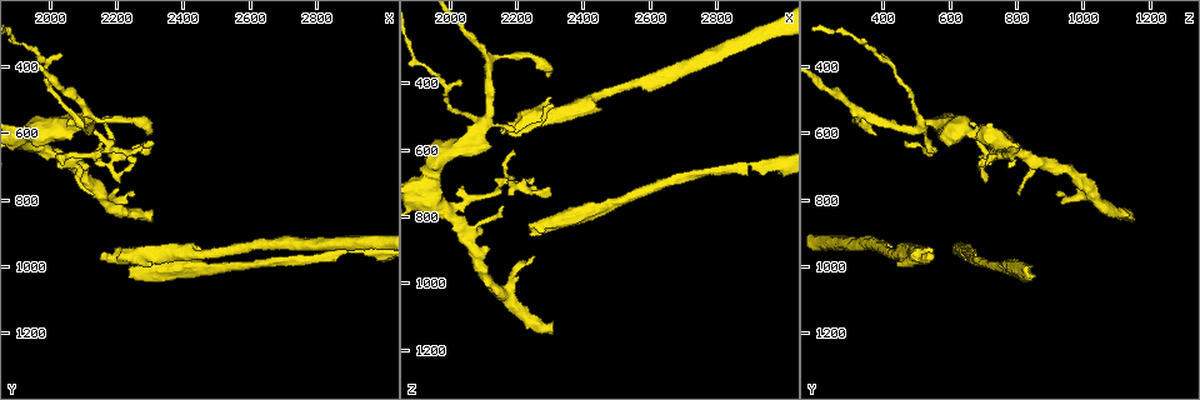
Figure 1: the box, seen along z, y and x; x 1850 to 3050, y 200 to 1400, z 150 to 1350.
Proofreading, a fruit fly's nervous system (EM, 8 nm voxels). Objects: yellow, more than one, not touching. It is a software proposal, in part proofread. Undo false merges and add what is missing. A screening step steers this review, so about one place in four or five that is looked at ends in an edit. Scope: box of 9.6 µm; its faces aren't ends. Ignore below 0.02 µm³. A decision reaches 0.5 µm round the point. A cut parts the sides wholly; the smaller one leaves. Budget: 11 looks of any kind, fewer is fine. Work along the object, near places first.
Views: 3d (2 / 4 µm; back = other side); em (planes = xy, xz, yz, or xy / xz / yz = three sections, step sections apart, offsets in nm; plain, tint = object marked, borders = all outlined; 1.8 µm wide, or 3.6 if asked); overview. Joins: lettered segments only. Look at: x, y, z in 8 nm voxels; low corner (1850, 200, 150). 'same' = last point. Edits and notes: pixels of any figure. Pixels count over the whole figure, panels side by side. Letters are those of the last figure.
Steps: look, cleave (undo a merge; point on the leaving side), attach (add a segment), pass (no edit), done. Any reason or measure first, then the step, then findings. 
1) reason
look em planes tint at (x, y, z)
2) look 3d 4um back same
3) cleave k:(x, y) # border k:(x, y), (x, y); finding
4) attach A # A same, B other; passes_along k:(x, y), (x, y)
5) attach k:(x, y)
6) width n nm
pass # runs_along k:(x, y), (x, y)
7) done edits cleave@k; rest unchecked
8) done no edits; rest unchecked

four arms meet
look 3d 2um at (2070, 560, 560)

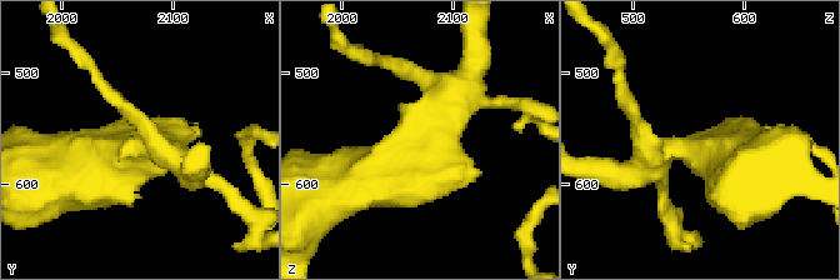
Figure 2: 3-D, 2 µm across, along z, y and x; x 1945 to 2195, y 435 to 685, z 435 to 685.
look em planes tint at (2070, 570, 560)

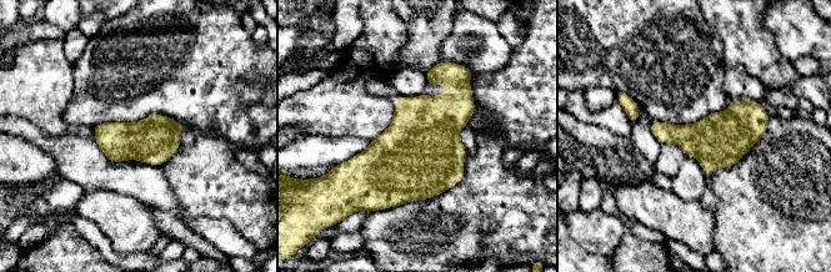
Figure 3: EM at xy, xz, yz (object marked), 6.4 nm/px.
look em planes borders same

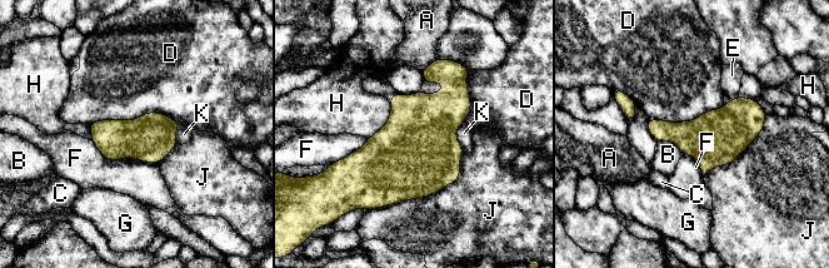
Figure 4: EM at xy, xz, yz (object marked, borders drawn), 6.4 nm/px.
longest_contact J 700 nm
pass # A other, B other, C other, D other, E other, F other, G other, H other, J other, K other; border 4:(88, 123), (163, 113), (180, 124); one neuron here

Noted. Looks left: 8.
end of a long branch
look 3d 2um at (2160, 980, 540)

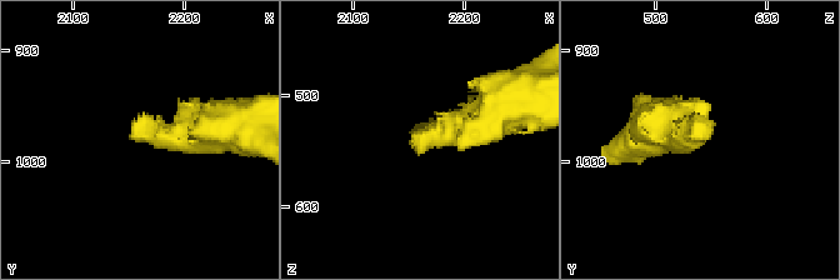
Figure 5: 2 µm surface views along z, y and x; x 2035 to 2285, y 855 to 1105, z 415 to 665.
need the tissue
look em xz step 16 tint at (2152, 978, 544)

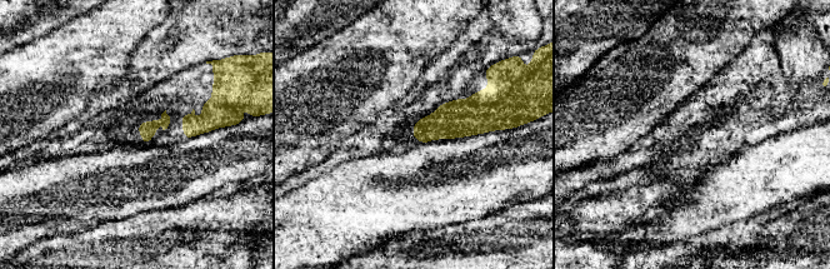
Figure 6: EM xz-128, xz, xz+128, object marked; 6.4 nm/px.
see the neighbours
look em xz step 16 borders same

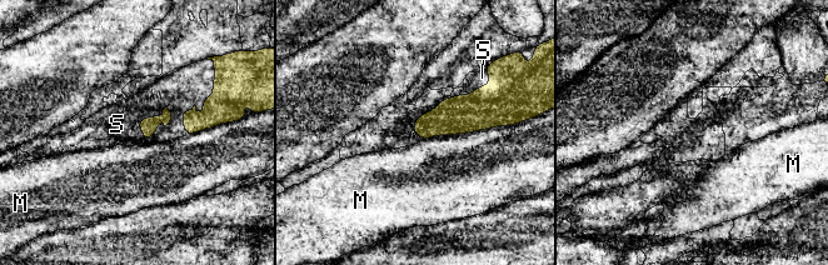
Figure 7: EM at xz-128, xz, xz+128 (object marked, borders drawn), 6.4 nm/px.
longest_contact M 400 nm
attach S # M other, S same; passes_along 7:(149, 125), (158, 124), (179, 91); it goes on there

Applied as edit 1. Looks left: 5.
branch stops here
look em 3.6um xz step 8 tint at (2240, 1030, 860)

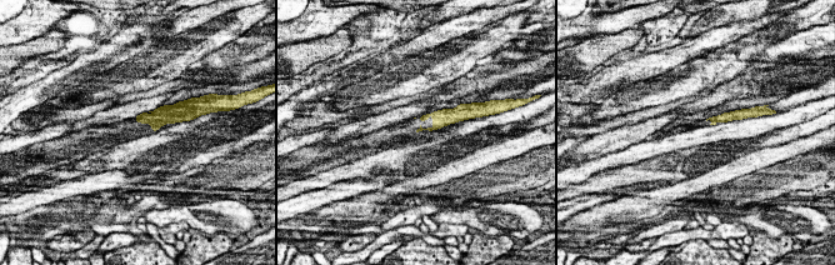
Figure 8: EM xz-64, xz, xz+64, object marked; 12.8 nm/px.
look em 3.6um planes borders same

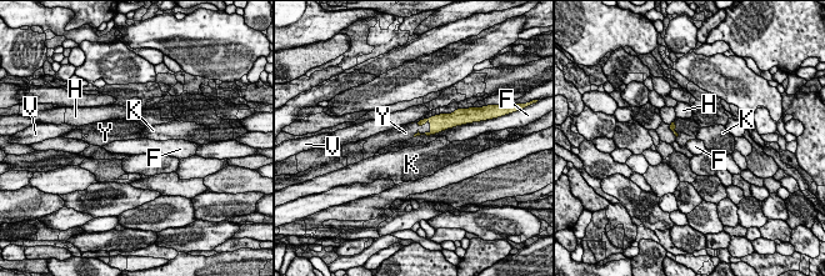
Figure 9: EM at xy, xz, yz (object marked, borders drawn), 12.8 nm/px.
attach Y # F other, H other, K other, V other, Y same; passes_along 9:(439, 123), (426, 133), (408, 131); it goes on there

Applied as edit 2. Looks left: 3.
done edits attach@7, attach@9; rest unchecked

